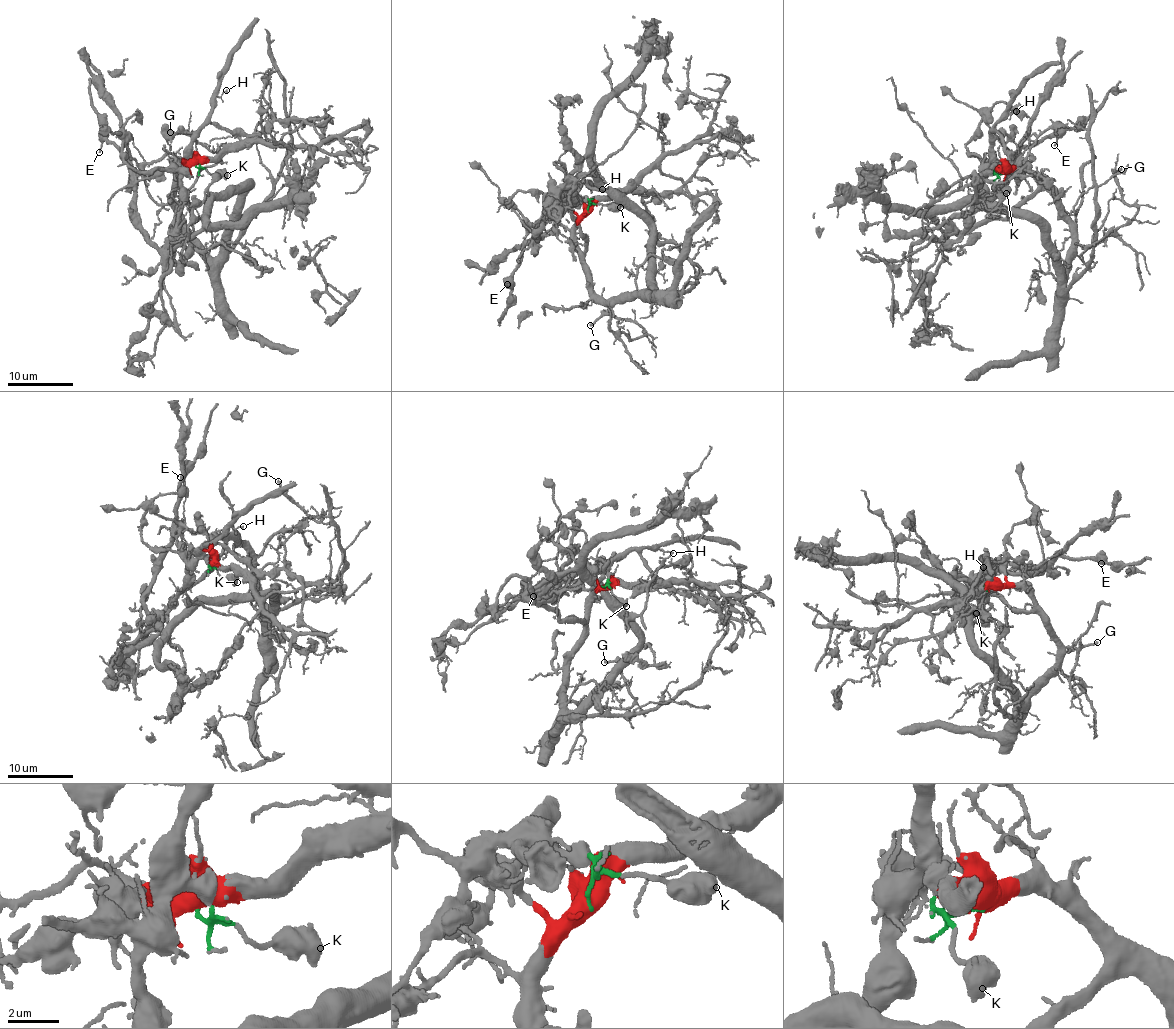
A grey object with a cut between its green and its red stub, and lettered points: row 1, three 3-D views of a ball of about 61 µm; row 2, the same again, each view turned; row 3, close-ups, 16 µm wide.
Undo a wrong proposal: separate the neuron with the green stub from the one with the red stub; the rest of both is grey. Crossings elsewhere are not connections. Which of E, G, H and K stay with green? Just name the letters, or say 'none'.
H, K

